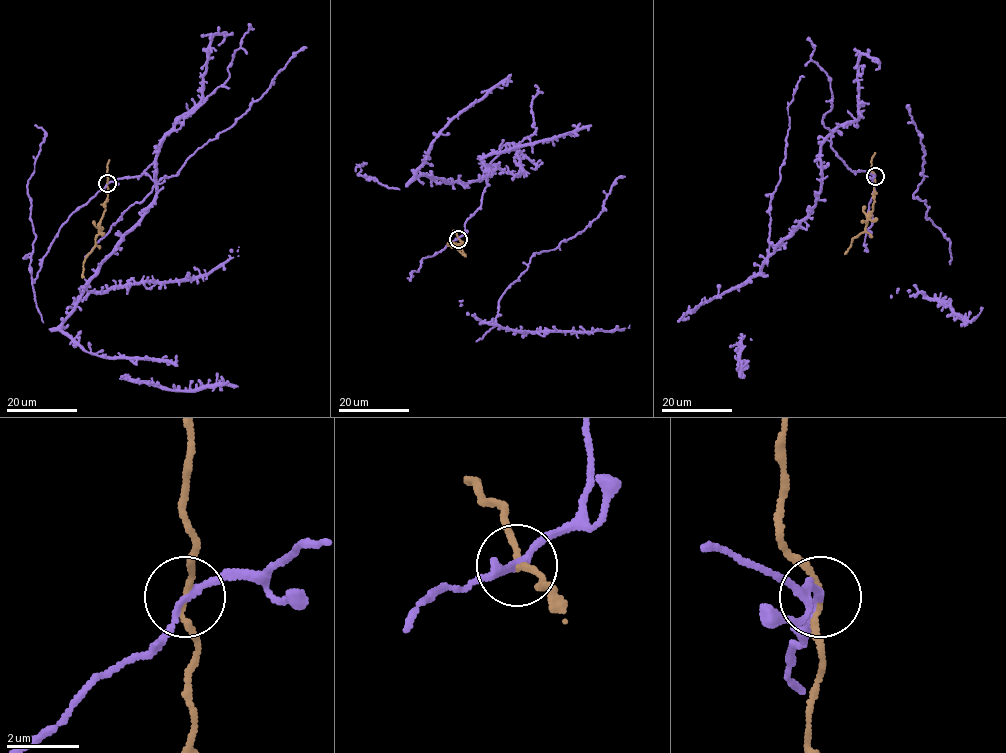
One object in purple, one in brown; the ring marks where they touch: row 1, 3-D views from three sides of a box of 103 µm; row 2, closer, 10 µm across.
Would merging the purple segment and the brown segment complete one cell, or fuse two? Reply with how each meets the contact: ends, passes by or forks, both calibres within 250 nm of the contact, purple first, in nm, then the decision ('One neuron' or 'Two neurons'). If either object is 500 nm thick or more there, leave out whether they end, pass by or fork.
At the ring purple passes by. At the ring brown passes by. Thickness 160 nm (purple) against 130 nm. Two neurons

